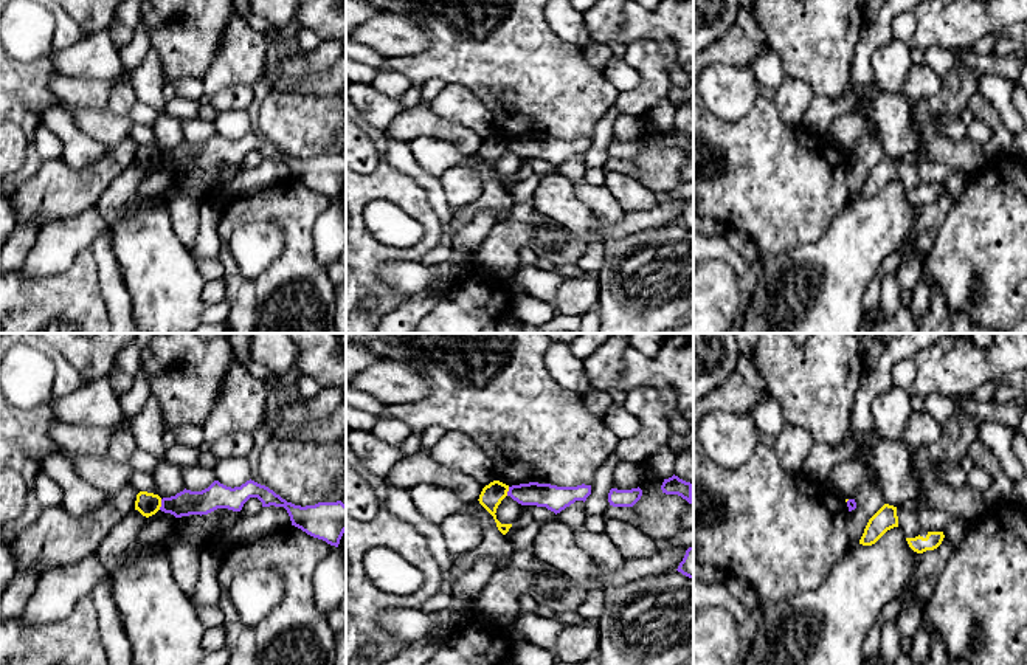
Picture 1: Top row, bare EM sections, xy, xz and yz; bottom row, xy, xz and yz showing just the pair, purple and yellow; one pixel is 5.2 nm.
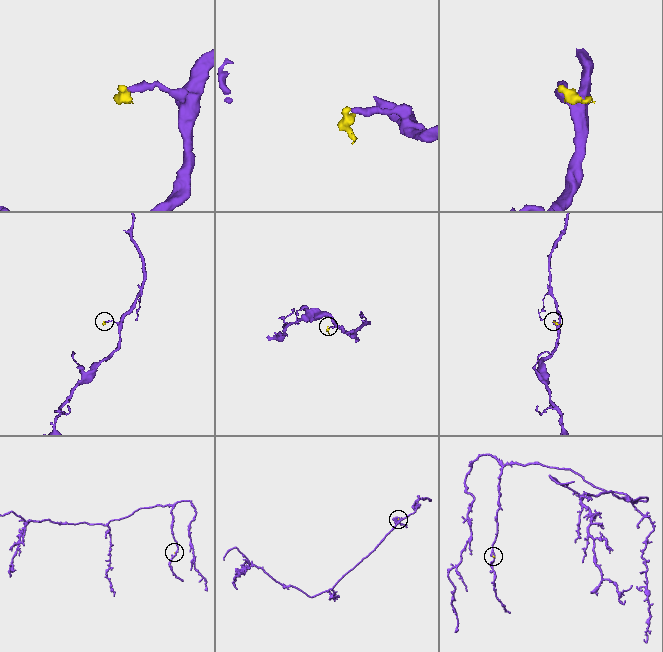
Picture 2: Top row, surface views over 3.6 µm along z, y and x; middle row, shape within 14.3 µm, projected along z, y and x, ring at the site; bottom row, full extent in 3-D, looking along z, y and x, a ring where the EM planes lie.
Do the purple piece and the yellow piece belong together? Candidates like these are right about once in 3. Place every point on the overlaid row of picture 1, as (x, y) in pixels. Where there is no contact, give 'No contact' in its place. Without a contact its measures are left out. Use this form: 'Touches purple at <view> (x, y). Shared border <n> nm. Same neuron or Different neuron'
Touches purple at xy (162, 504). Shared border 60 nm. Different neuron

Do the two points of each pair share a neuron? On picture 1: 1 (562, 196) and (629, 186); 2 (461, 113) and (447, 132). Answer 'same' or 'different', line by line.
1: different
2: different

